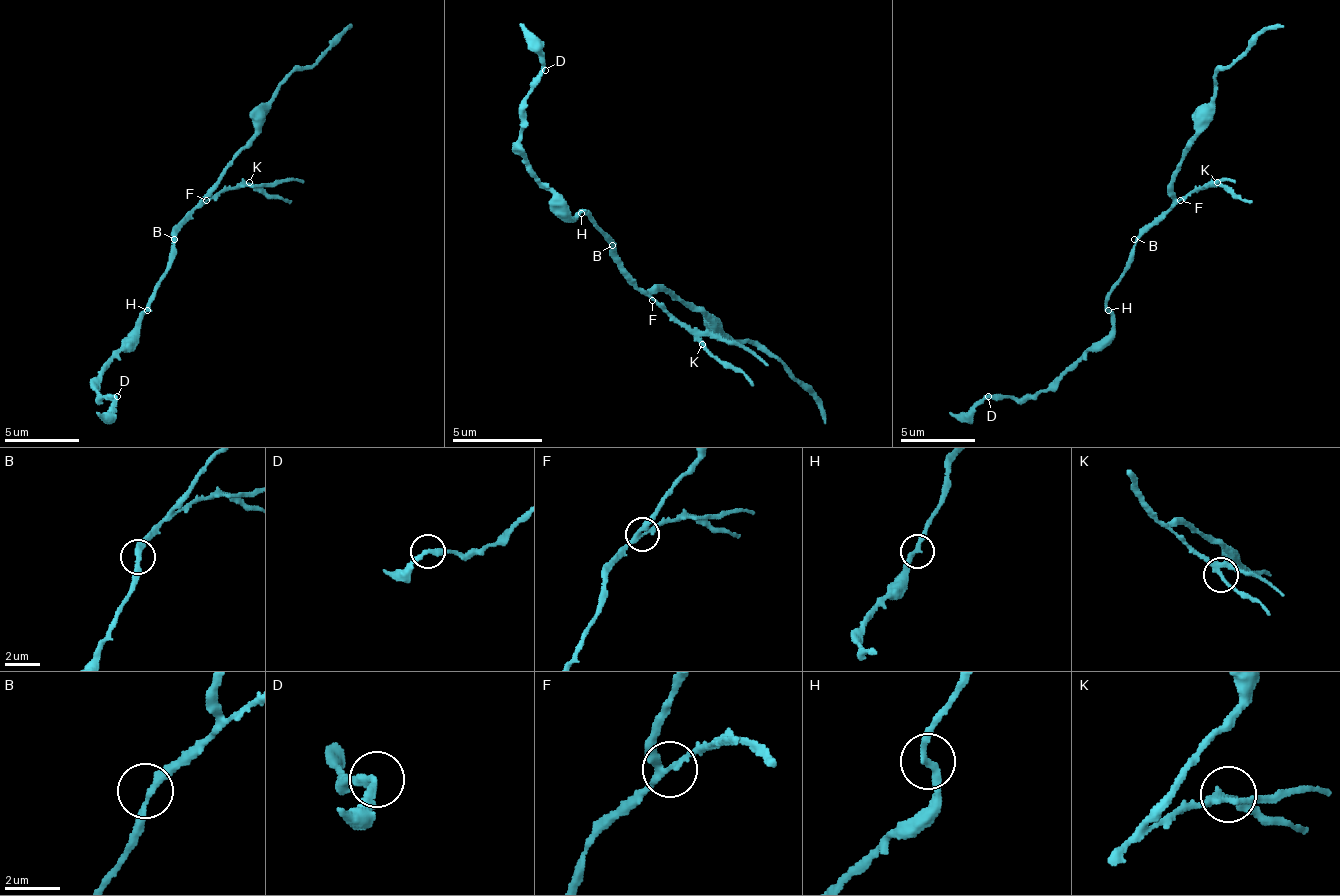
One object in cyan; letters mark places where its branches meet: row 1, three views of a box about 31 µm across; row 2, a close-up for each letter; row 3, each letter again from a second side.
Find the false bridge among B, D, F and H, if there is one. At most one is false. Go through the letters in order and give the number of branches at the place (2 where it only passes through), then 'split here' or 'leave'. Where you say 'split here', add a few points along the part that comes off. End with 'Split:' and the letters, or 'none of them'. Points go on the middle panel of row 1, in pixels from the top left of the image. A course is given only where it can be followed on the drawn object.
B: 2 | leave
D: 2 | leave
F: 3 | split here | (653, 299), (689, 326), (734, 339), (756, 353), (770, 366)
H: 2 | leave
Split: F

